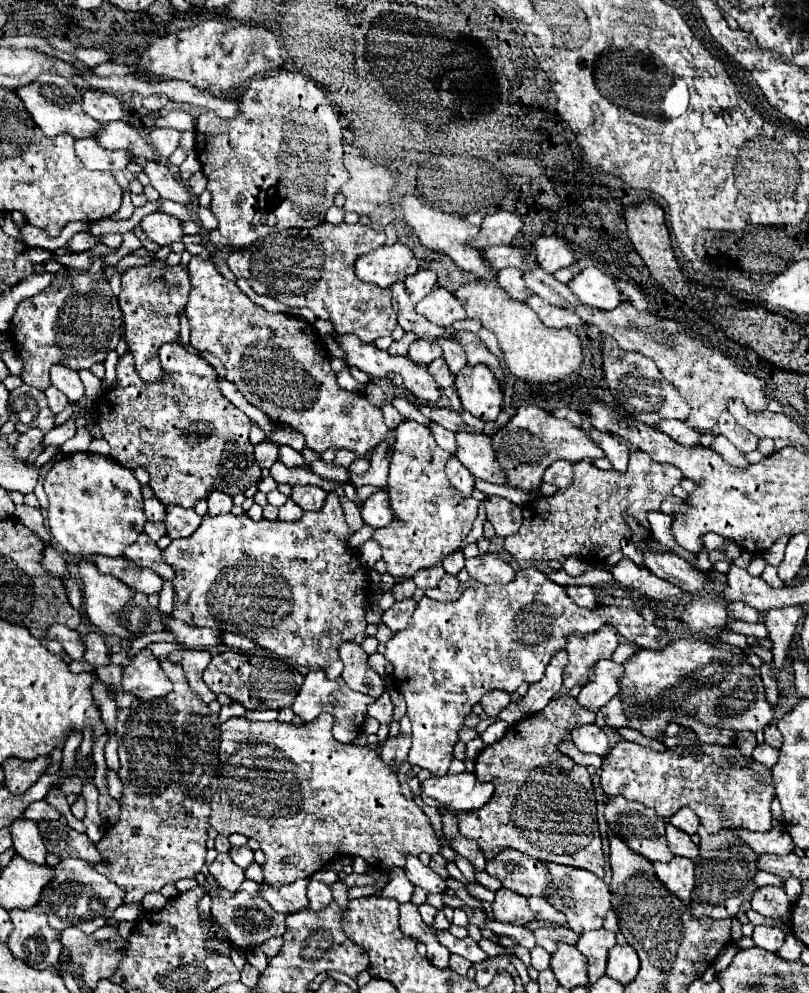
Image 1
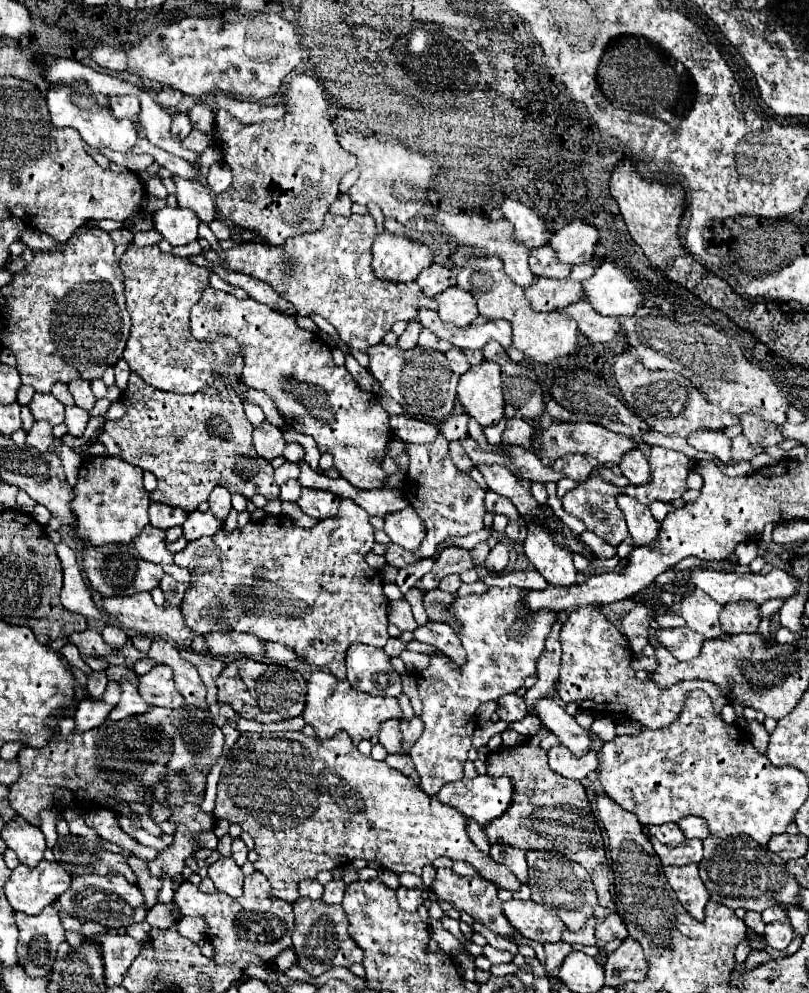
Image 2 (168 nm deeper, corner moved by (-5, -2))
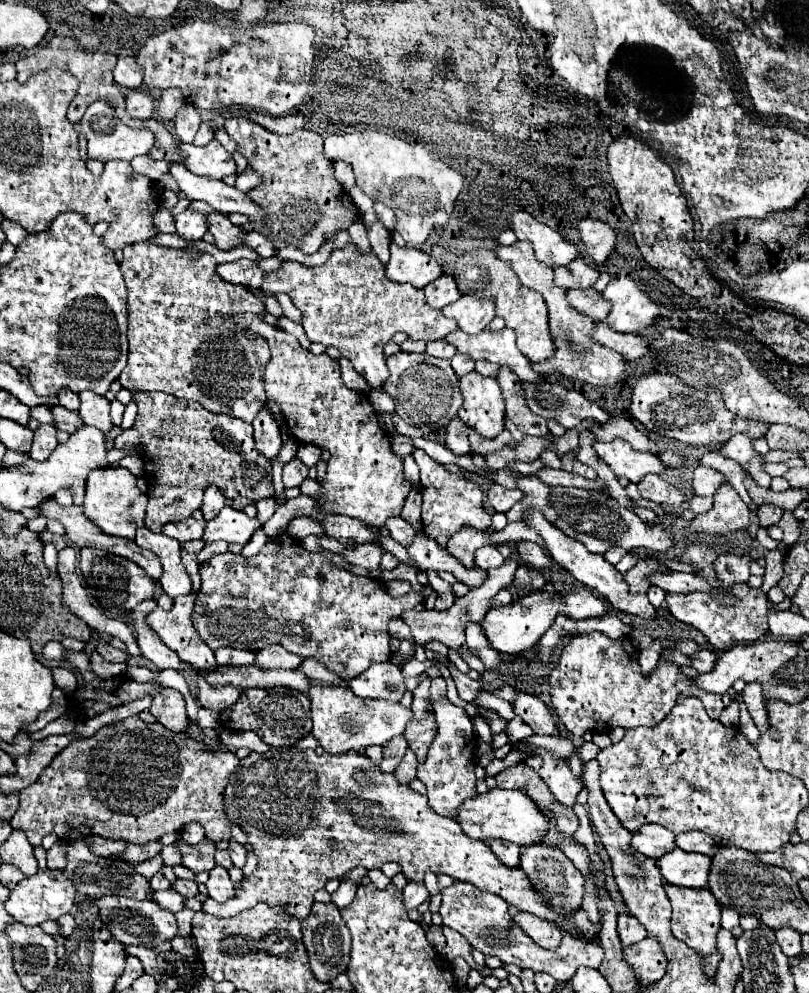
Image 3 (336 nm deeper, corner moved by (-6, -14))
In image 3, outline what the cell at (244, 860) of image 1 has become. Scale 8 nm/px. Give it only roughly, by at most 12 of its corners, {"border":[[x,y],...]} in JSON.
{"border":[[229,839],[229,855],[235,867],[245,865],[245,847]]}

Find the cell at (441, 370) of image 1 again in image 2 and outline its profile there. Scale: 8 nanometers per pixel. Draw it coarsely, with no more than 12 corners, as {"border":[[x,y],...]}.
{"border":[[460,349],[446,353],[448,365],[456,375],[462,375],[470,365]]}

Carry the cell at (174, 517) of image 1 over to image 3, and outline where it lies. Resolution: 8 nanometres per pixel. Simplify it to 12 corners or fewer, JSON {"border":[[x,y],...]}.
{"border":[[225,505],[207,523],[203,541],[247,545],[263,523]]}

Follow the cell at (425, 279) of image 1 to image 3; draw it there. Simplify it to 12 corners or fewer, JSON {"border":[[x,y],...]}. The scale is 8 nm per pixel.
{"border":[[441,275],[425,291],[427,303],[443,309],[461,297],[455,279]]}

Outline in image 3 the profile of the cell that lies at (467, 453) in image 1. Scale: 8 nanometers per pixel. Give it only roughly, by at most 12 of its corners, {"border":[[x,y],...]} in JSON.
{"border":[[541,515],[527,525],[551,557],[613,609],[653,619],[657,609],[603,555],[589,553]]}

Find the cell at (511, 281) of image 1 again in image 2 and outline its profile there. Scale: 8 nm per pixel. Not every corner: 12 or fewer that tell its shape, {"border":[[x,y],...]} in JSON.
{"border":[[536,277],[524,293],[534,311],[584,299],[582,283]]}

